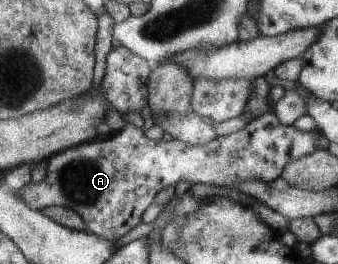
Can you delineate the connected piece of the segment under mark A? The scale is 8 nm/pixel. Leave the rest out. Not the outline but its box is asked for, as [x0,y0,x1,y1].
[21,112,318,240]

